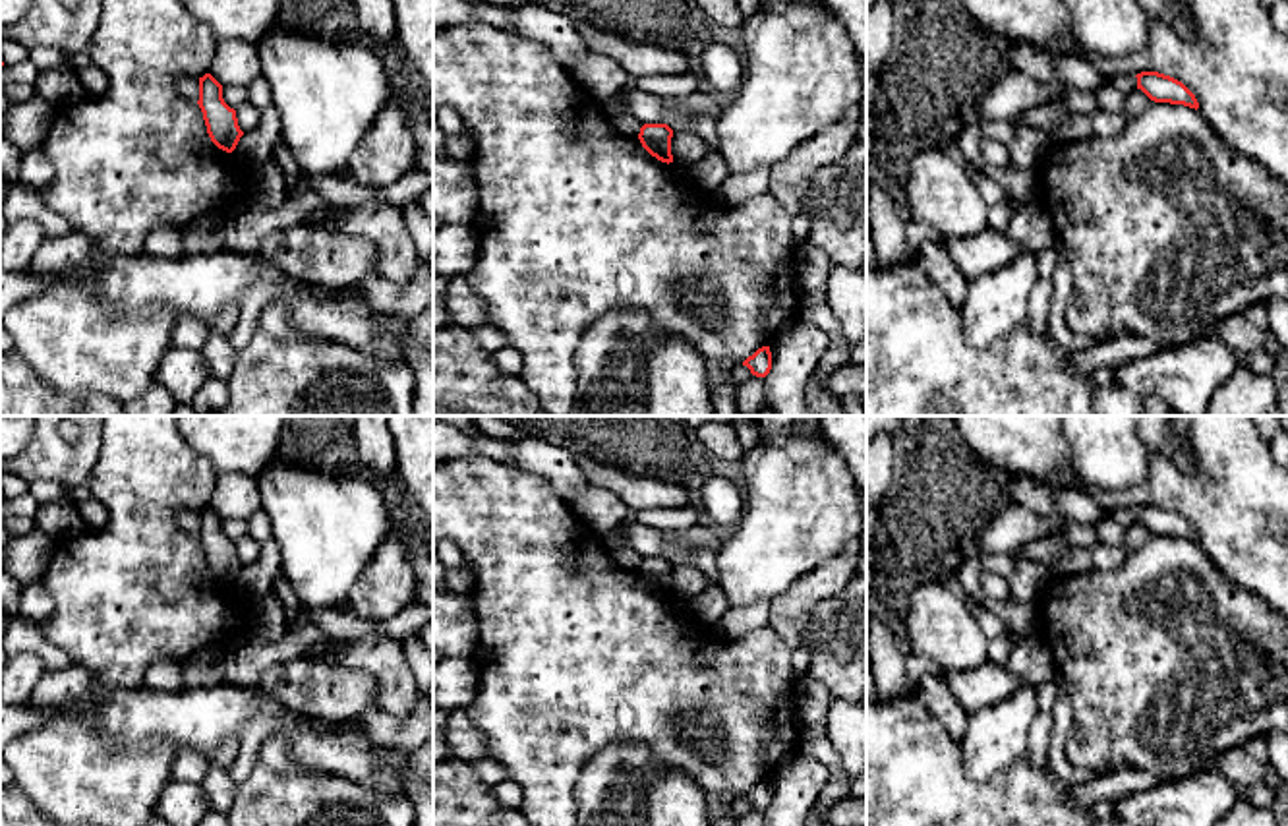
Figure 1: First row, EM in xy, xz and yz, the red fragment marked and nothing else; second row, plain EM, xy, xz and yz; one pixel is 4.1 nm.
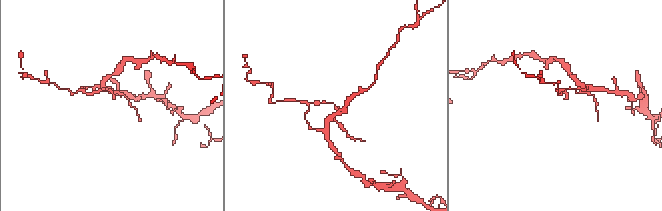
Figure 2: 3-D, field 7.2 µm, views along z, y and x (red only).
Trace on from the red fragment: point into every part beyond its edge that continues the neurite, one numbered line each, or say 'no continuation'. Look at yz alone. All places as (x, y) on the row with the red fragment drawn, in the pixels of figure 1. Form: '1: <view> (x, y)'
no continuation

